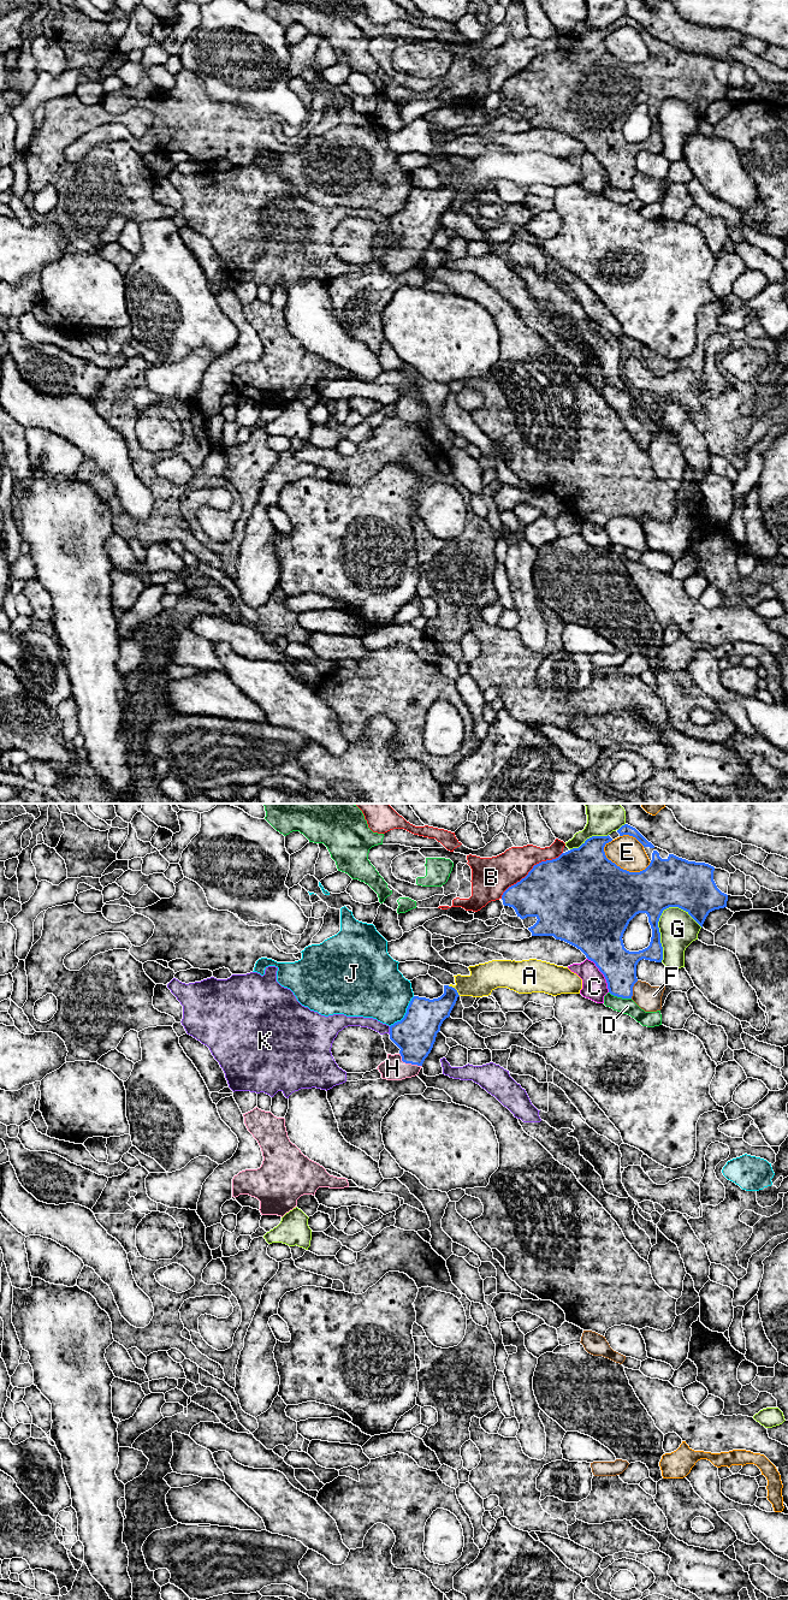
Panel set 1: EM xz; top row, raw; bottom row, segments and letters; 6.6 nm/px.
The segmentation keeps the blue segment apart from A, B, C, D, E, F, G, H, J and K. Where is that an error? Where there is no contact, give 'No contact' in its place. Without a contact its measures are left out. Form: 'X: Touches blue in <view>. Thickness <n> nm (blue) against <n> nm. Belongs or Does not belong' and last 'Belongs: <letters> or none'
A: Touches blue in xz. Thickness 220 nm (blue) against 200 nm. Does not belong
B: Touches blue in xz. Thickness 460 nm (blue) against 240 nm. Does not belong
C: Touches blue in xz. Thickness 300 nm (blue) against 170 nm. Does not belong
D: Touches blue in xz. Thickness 240 nm (blue) against 110 nm. Does not belong
E: Touches blue in xz. Thickness 500 nm (blue) against 220 nm. Does not belong
F: Touches blue in xz. Thickness 240 nm (blue) against 170 nm. Does not belong
G: Touches blue in xz. Thickness 280 nm (blue) against 240 nm. Does not belong
H: Touches blue in xz. Thickness 280 nm (blue) against 160 nm. Belongs
J: Touches blue in xz. Thickness 280 nm (blue) against 380 nm. Does not belong
K: Touches blue in xz. Thickness 280 nm (blue) against 70 nm. Does not belong
Belongs: H

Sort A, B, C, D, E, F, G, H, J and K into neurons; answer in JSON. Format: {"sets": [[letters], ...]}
{"sets": [["A"], ["B"], ["C"], ["D"], ["E"], ["F"], ["G"], ["H"], ["J"], ["K"]]}

